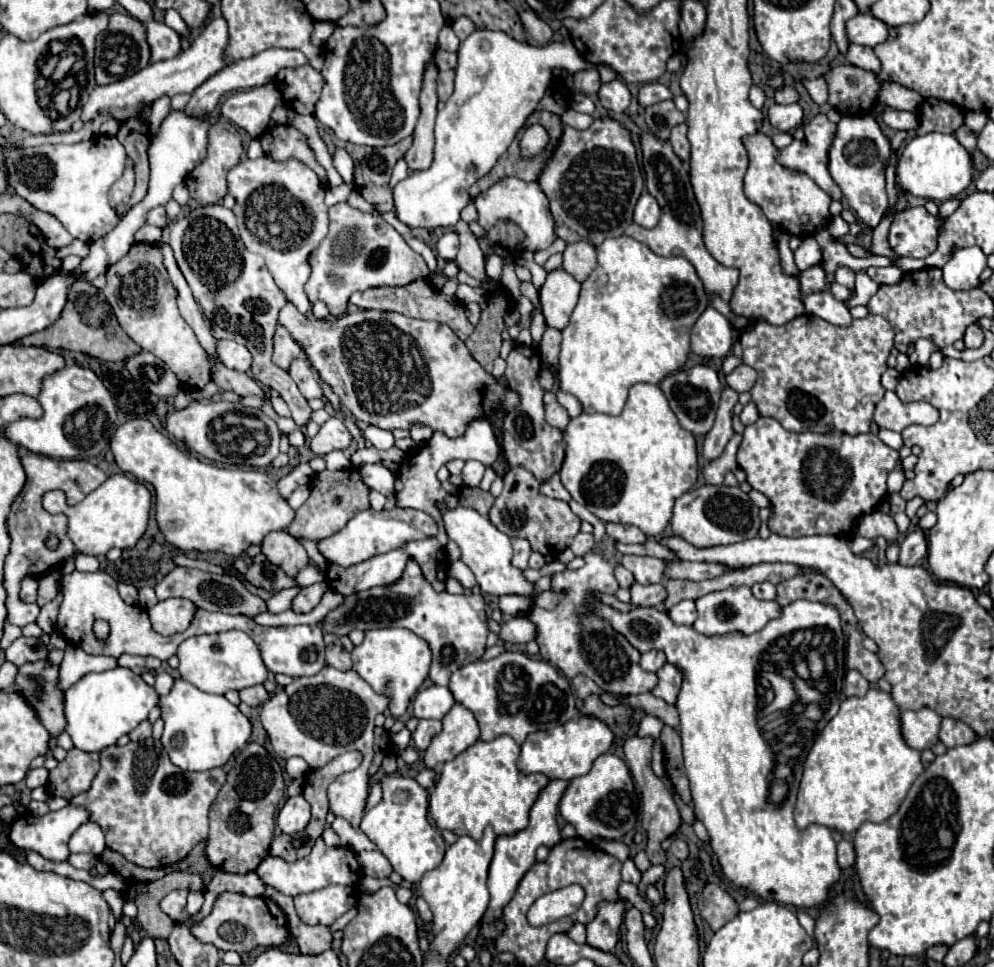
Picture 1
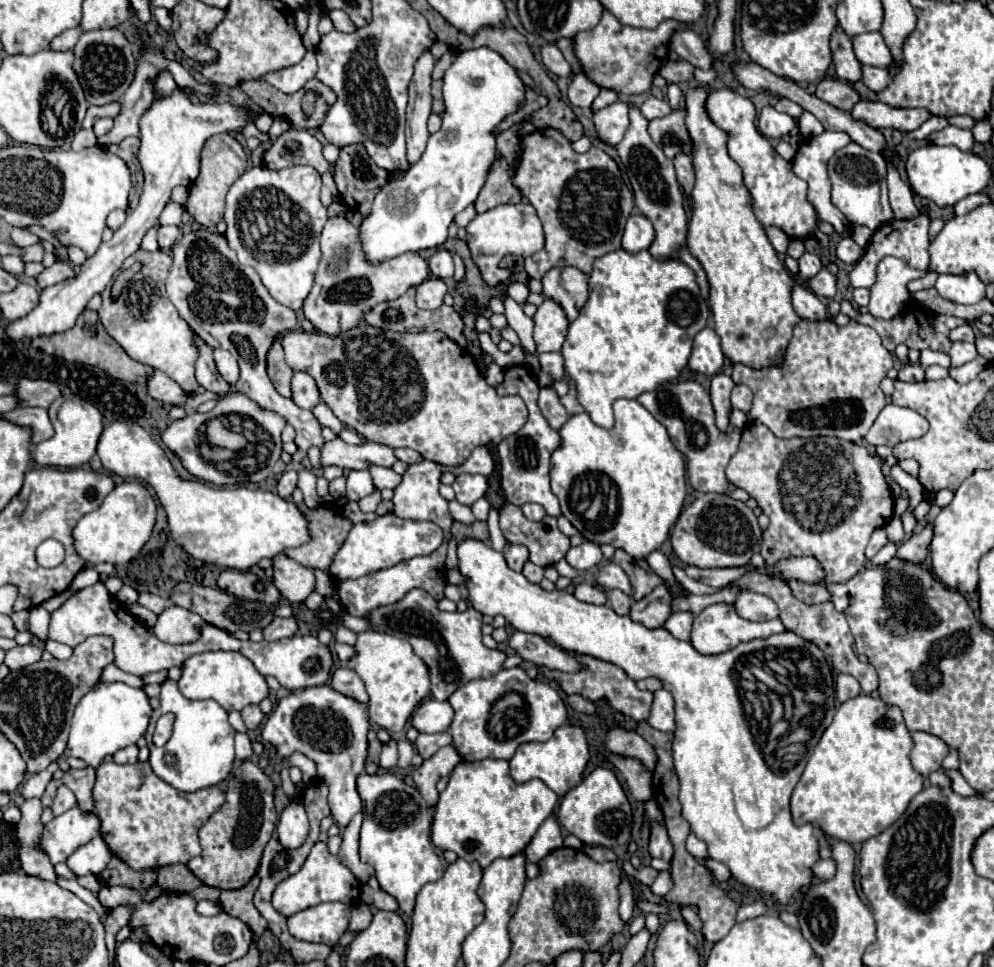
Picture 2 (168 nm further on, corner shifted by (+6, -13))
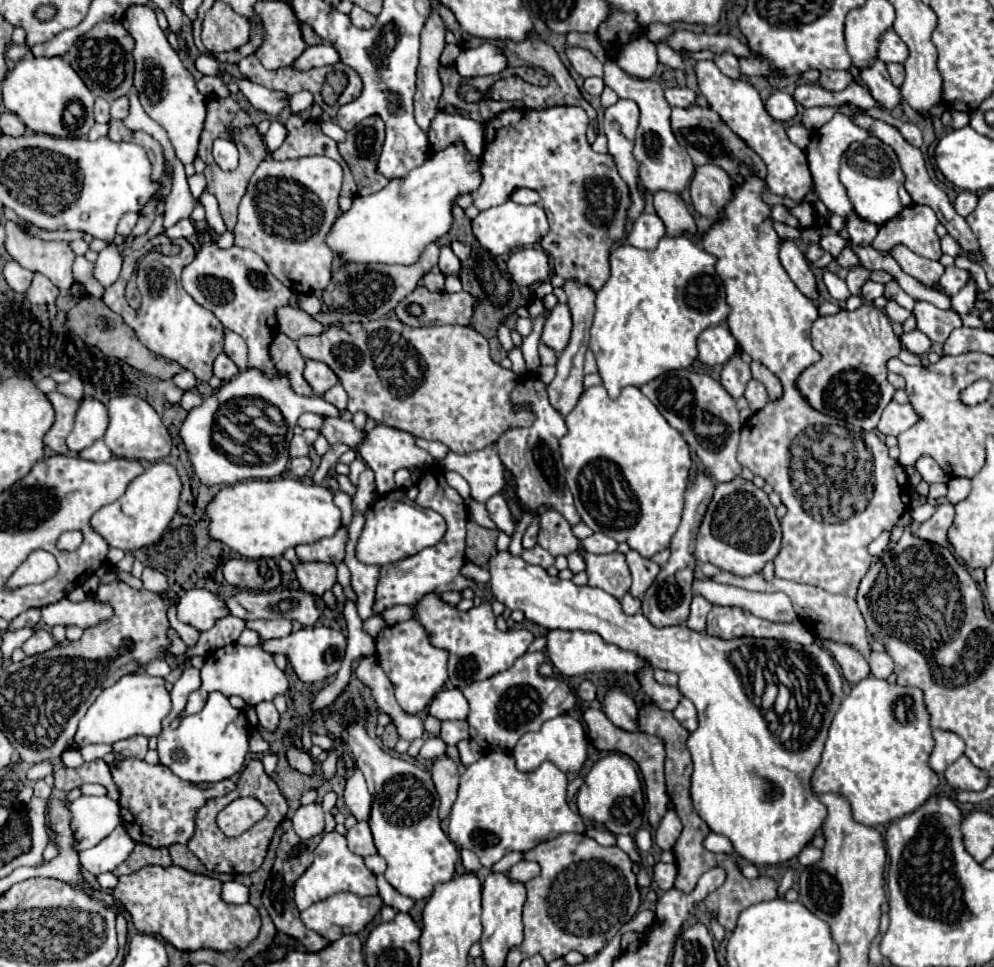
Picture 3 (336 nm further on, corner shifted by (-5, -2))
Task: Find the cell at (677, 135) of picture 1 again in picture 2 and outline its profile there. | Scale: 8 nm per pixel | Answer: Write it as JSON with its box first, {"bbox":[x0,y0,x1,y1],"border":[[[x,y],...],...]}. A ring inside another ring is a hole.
{"bbox":[672,152,694,194],"border":[[[680,152],[676,154],[676,158],[672,160],[674,166],[676,166],[676,176],[678,176],[678,182],[682,184],[682,188],[686,190],[686,194],[690,194],[692,186],[694,186],[694,170],[692,170],[692,160],[688,154]]]}

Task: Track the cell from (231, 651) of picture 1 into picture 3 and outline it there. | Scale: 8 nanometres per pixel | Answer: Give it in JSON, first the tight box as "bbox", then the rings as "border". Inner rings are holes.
{"bbox":[185,643,289,713],"border":[[[237,643],[225,645],[217,649],[213,655],[207,657],[203,669],[201,669],[201,687],[189,695],[185,713],[199,713],[207,701],[207,695],[211,691],[219,691],[225,697],[237,695],[247,705],[257,705],[261,701],[273,701],[275,695],[285,695],[289,689],[285,673],[275,665],[271,653],[263,651],[261,647],[243,647]]]}

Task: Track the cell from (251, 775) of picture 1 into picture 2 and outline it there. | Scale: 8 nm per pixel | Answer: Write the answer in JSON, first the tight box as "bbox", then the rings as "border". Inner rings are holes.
{"bbox":[186,760,278,890],"border":[[[244,760],[240,768],[232,770],[228,778],[226,802],[198,832],[202,854],[192,858],[186,866],[206,886],[216,886],[220,890],[236,890],[246,886],[260,866],[264,846],[274,832],[276,820],[278,814],[274,810],[274,782],[258,764]]]}

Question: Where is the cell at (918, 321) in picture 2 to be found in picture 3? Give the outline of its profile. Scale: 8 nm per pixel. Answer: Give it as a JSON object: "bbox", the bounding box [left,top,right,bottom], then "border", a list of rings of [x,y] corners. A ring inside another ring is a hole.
{"bbox":[846,266,870,295],"border":[[[854,266],[850,270],[846,283],[852,295],[860,295],[862,285],[870,279],[870,271],[863,266]]]}

